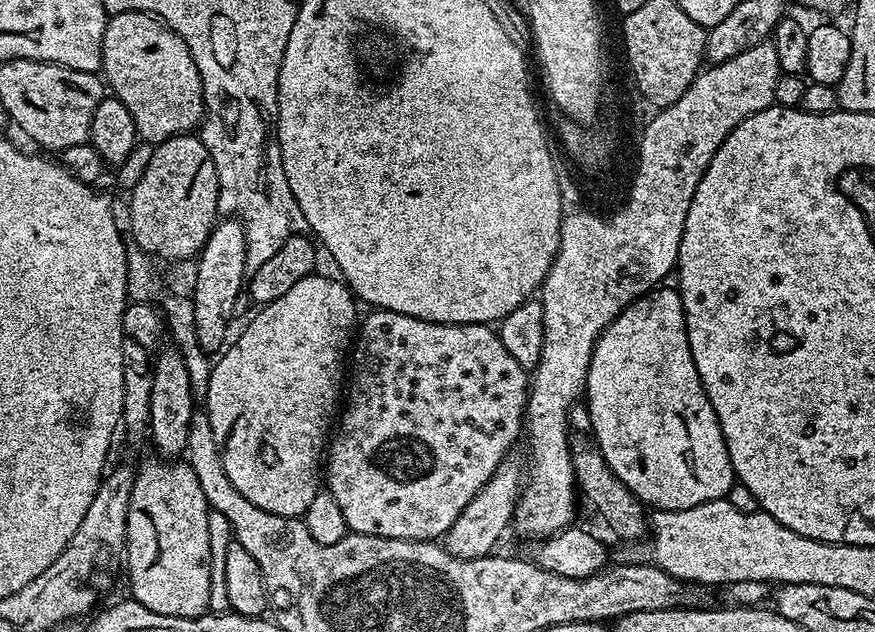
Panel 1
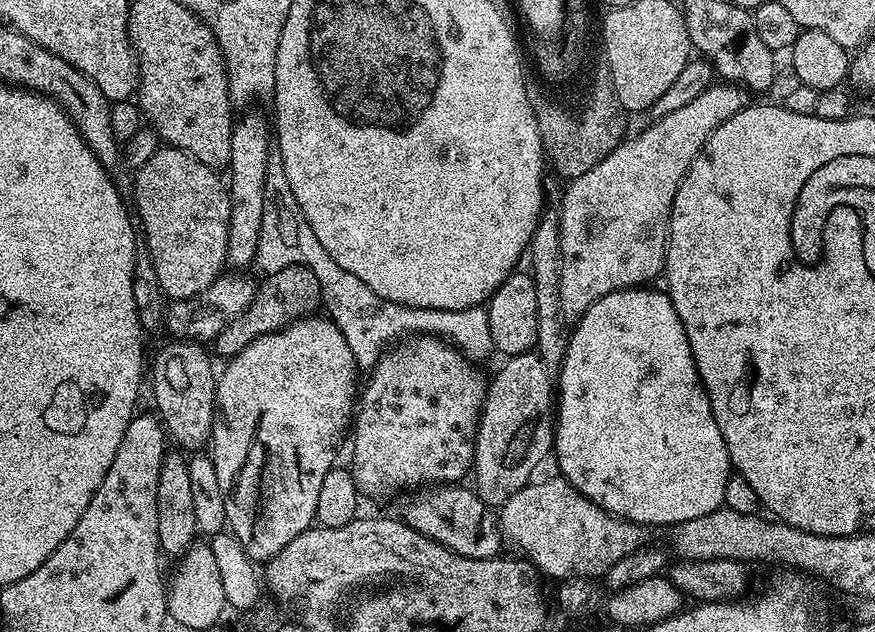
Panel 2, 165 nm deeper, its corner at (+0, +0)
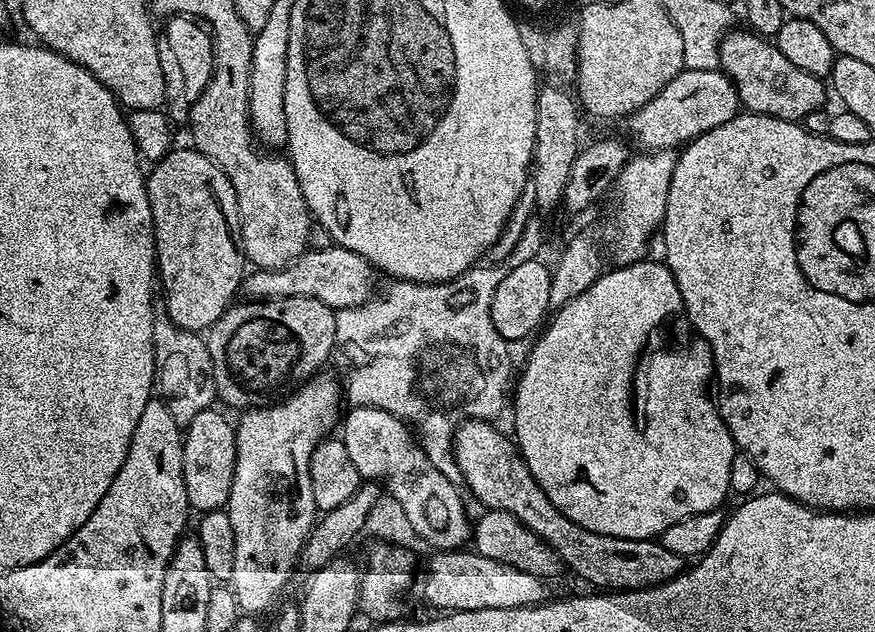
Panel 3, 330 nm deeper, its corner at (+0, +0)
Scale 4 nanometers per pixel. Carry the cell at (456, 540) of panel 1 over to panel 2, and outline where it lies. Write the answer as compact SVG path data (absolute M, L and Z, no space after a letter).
M535 351L523 352L517 356L509 356L503 361L504 365L496 372L493 380L489 379L486 384L484 393L484 406L480 409L480 425L476 431L476 459L474 461L474 477L476 476L476 484L474 483L474 491L485 504L489 506L499 506L504 504L511 496L518 494L518 490L522 490L533 479L532 471L543 462L549 459L550 453L554 448L554 380L546 370L544 360Z

